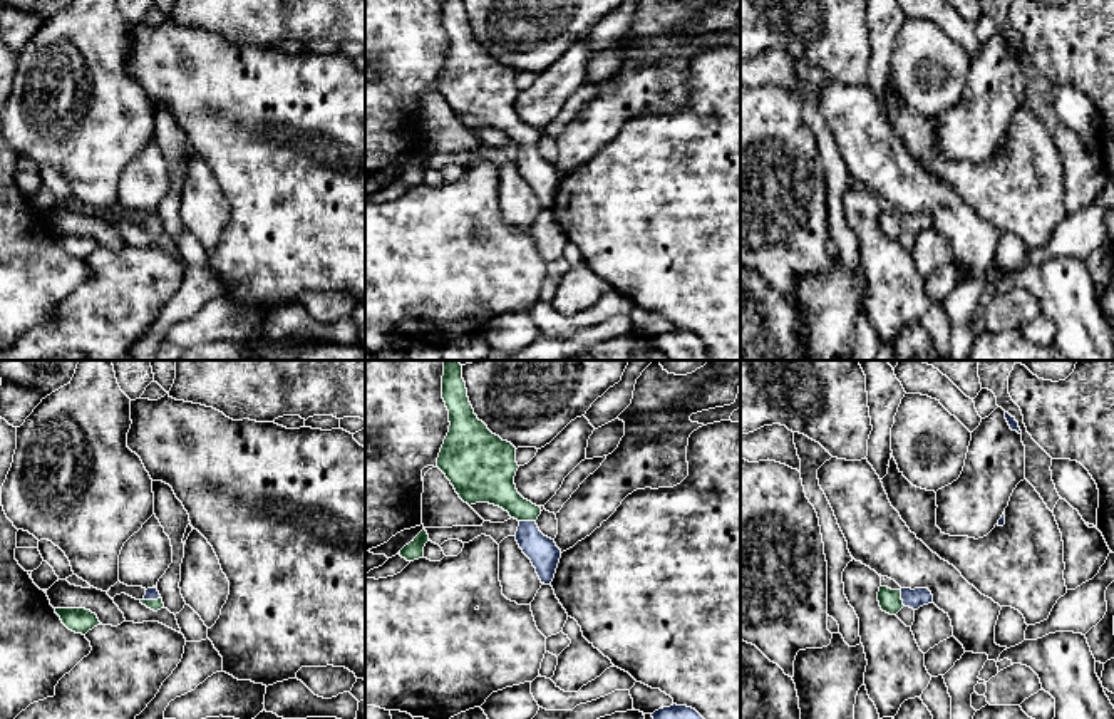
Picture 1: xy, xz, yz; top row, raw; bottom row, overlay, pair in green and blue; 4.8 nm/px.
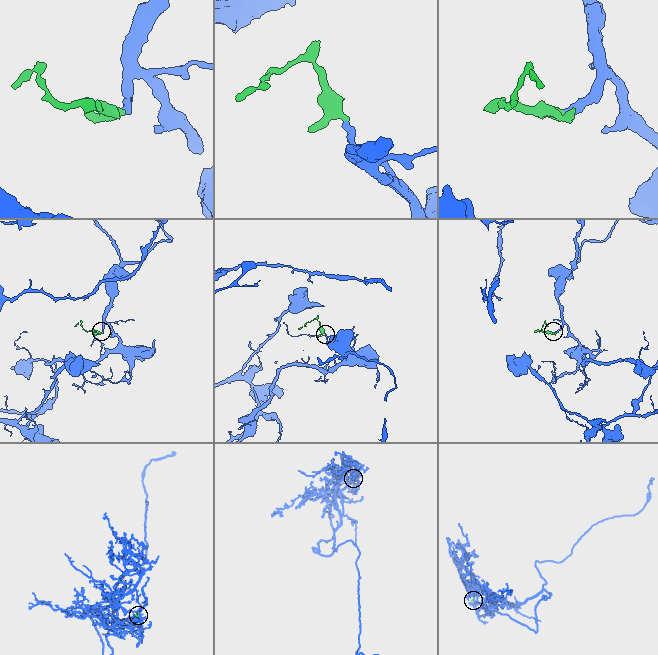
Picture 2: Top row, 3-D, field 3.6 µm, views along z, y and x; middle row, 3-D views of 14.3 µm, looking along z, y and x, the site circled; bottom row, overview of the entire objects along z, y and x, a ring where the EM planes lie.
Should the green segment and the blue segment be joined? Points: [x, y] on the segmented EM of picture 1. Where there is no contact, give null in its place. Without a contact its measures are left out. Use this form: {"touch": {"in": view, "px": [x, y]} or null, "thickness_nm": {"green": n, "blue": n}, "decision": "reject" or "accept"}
{"touch": {"in": "xz", "px": [528, 520]}, "thickness_nm": {"green": 200, "blue": 150}, "decision": "accept"}

